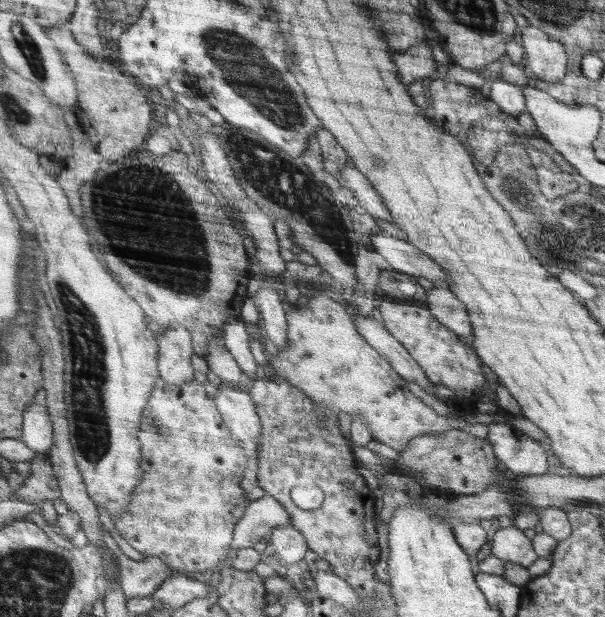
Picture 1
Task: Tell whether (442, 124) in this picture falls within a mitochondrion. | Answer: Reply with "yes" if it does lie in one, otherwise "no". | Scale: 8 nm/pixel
no

